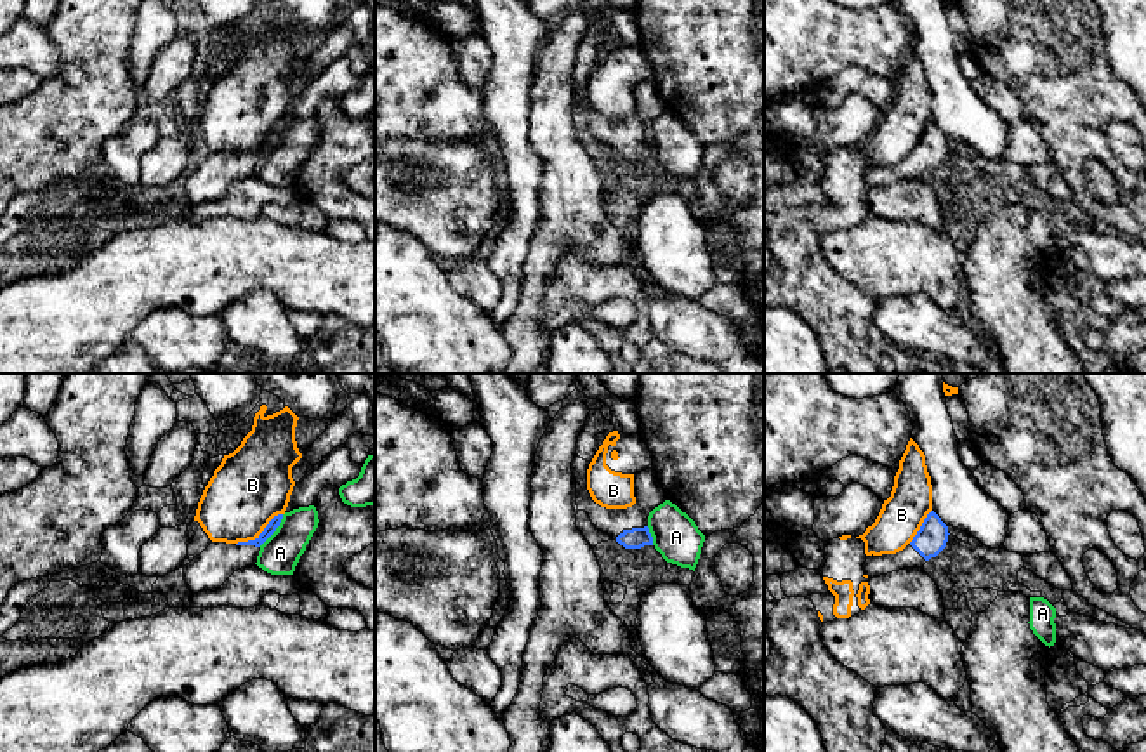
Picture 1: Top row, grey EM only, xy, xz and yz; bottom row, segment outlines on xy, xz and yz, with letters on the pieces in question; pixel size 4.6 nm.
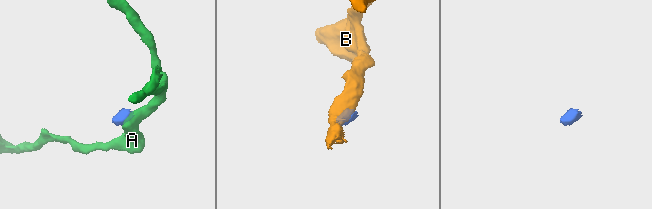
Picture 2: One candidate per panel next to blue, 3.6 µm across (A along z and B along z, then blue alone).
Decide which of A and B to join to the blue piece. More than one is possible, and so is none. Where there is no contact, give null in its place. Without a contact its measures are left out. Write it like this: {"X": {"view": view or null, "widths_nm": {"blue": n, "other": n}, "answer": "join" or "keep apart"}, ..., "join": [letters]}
{"A": {"view": "xy", "widths_nm": {"blue": 50, "other": 180}, "answer": "keep apart"}, "B": {"view": "xy", "widths_nm": {"blue": 50, "other": 360}, "answer": "keep apart"}, "join": []}

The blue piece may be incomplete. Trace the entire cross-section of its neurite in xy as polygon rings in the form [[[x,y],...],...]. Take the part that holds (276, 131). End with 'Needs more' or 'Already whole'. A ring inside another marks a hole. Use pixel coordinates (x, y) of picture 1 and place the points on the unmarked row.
[[[283,125],[274,127],[264,142],[248,153],[226,155],[212,153],[200,167],[184,177],[184,191],[193,205],[212,201],[238,181],[254,177],[260,156],[276,142]]]. Needs more

